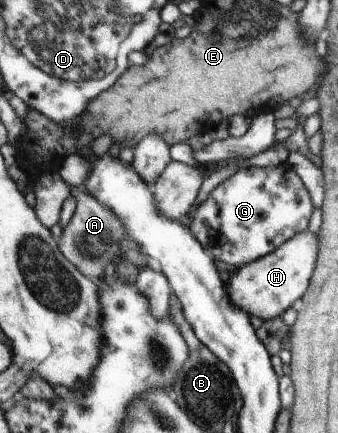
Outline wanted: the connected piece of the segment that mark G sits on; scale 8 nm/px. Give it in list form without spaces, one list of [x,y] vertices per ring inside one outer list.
[[[288,163],[263,168],[248,166],[238,168],[233,175],[210,191],[208,198],[192,211],[189,231],[214,260],[239,268],[255,259],[264,258],[267,253],[288,242],[293,235],[303,232],[308,225],[310,213],[312,205],[309,193]]]

